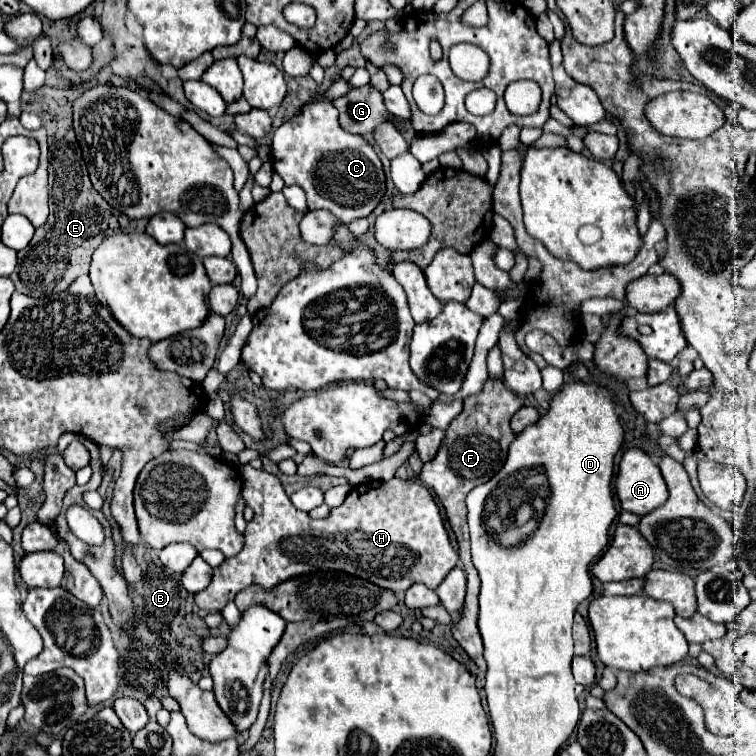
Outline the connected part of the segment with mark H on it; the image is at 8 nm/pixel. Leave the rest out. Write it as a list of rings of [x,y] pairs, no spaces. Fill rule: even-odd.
[[[242,465],[242,497],[248,507],[254,511],[254,519],[246,527],[246,541],[238,555],[232,559],[224,559],[222,565],[214,569],[212,583],[194,595],[196,605],[206,611],[222,611],[224,605],[234,599],[234,595],[252,585],[258,583],[260,587],[274,587],[290,577],[310,573],[310,571],[342,571],[348,575],[356,575],[362,579],[368,579],[384,589],[390,589],[394,593],[404,593],[414,583],[424,583],[430,589],[436,589],[442,579],[452,571],[452,567],[458,563],[458,553],[450,545],[450,537],[444,529],[440,509],[434,503],[430,491],[422,483],[406,483],[404,479],[394,477],[392,481],[368,481],[360,483],[348,493],[346,501],[340,507],[334,507],[326,519],[310,519],[306,513],[298,511],[290,497],[286,495],[280,479],[264,469],[254,469],[250,465]]]

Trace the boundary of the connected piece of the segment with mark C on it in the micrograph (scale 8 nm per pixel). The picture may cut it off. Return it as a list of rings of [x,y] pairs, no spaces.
[[[330,101],[308,103],[298,117],[274,131],[272,167],[286,185],[298,185],[306,191],[310,209],[326,209],[342,223],[368,217],[386,191],[382,161],[374,147],[362,135],[342,131],[338,111]]]

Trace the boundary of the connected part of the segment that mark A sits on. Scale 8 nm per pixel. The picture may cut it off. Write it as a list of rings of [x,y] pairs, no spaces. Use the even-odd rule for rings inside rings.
[[[628,449],[618,465],[616,495],[624,511],[648,515],[668,499],[668,487],[660,469],[640,449]]]

